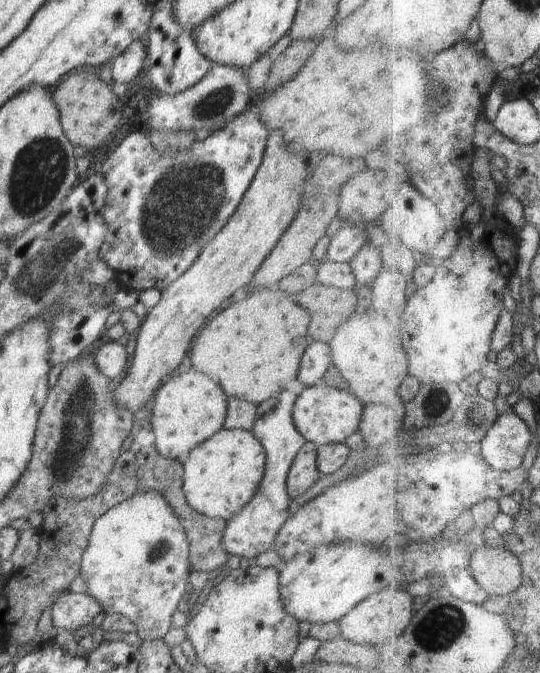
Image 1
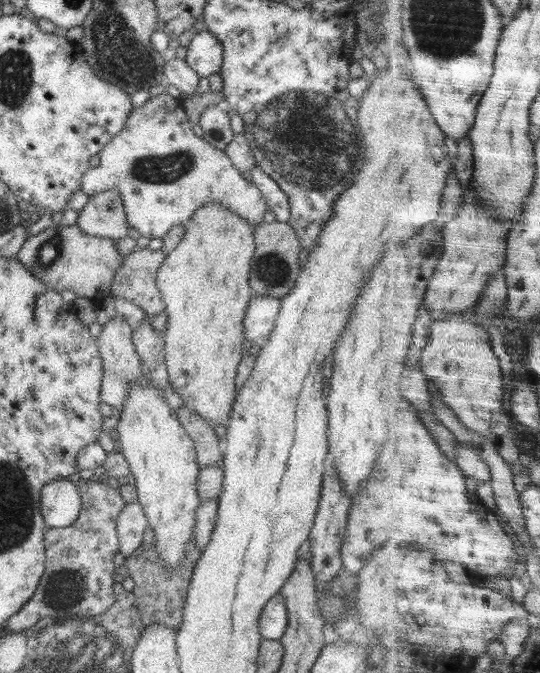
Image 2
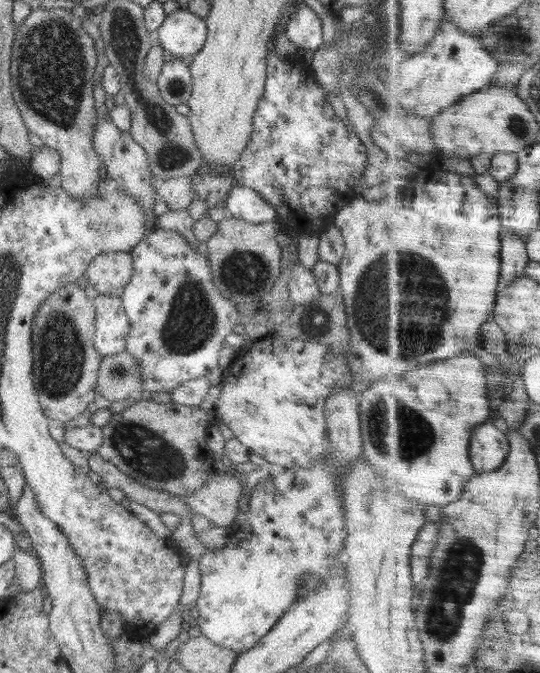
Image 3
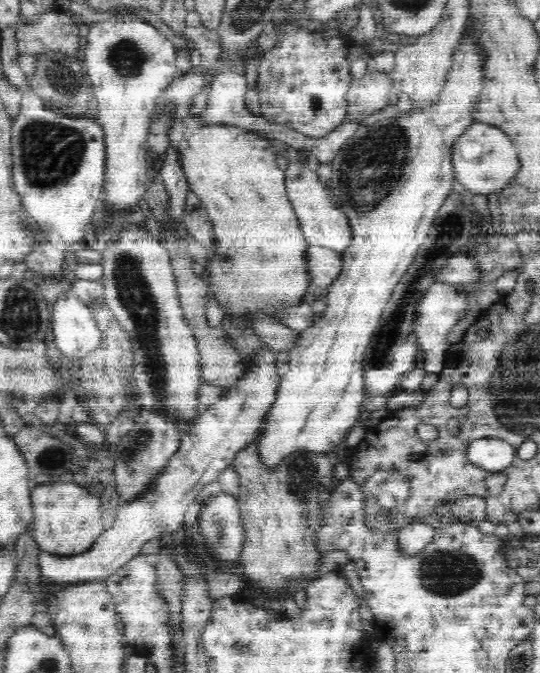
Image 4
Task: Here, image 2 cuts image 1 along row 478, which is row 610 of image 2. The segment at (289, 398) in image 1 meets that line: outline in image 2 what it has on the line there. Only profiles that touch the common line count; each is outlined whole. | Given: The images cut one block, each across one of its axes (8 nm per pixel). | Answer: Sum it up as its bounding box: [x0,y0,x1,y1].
[259,593,287,640]

